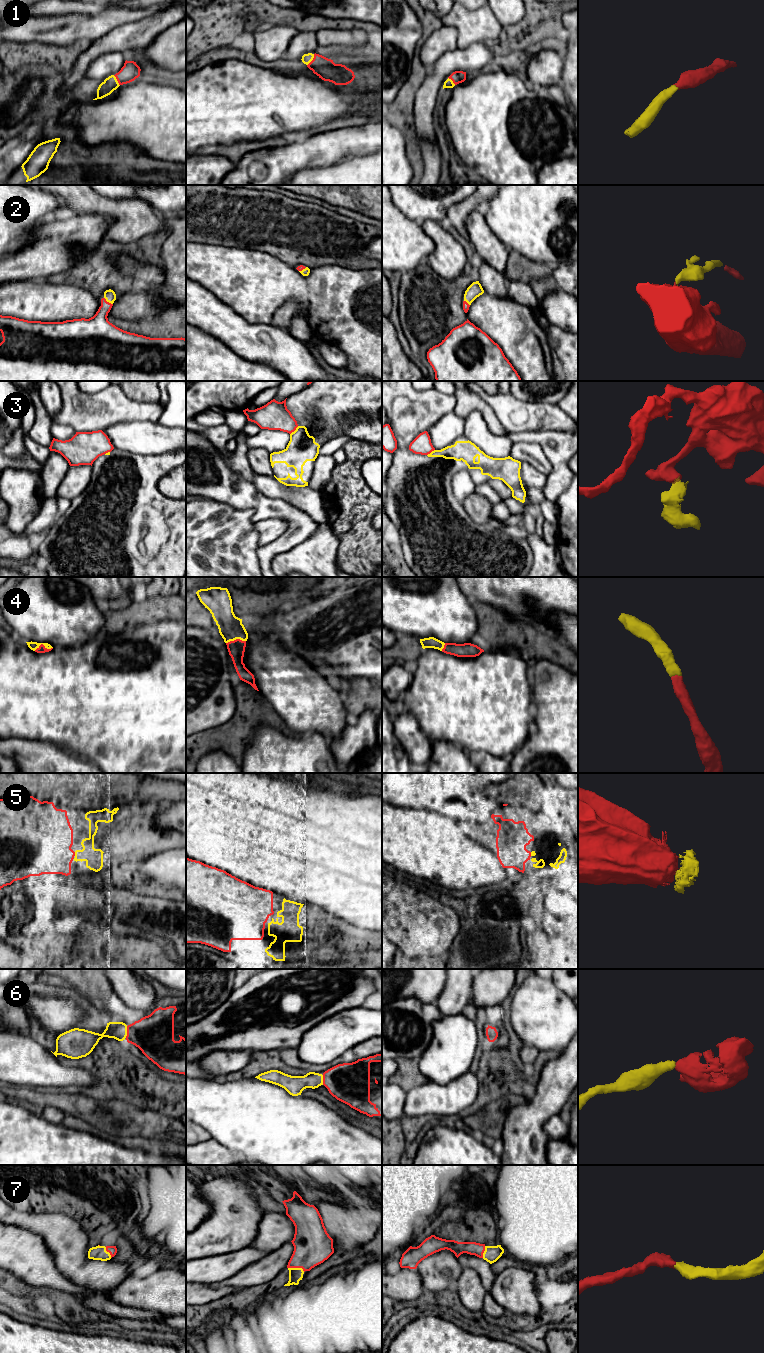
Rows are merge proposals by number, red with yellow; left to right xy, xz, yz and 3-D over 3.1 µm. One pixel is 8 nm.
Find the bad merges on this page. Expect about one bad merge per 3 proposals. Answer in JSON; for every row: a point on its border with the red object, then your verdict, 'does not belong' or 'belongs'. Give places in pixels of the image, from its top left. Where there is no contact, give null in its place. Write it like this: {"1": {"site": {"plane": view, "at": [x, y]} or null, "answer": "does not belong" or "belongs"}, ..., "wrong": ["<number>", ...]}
{"1": {"site": {"plane": "xz", "at": [312, 60]}, "answer": "belongs"}, "2": {"site": {"plane": "xy", "at": [108, 302]}, "answer": "belongs"}, "3": {"site": {"plane": "xz", "at": [294, 430]}, "answer": "does not belong"}, "4": {"site": {"plane": "xy", "at": [43, 645]}, "answer": "belongs"}, "5": {"site": {"plane": "xy", "at": [74, 854]}, "answer": "belongs"}, "6": {"site": {"plane": "xy", "at": [127, 1032]}, "answer": "belongs"}, "7": {"site": {"plane": "xz", "at": [296, 1267]}, "answer": "belongs"}, "wrong": ["3"]}

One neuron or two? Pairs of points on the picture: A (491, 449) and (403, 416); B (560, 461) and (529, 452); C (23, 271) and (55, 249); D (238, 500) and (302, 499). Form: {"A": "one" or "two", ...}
{"A": "two", "B": "two", "C": "one", "D": "two"}

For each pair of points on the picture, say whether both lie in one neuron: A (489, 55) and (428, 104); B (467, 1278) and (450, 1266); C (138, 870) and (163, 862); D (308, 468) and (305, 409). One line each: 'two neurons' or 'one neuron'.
A: one neuron
B: two neurons
C: one neuron
D: one neuron

